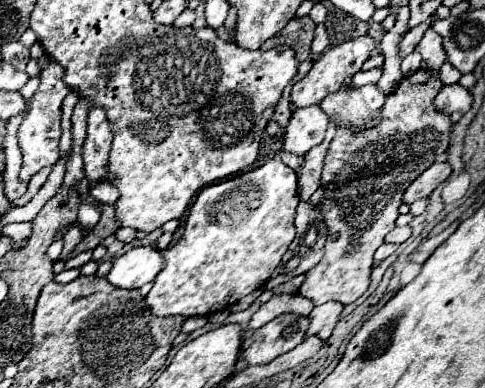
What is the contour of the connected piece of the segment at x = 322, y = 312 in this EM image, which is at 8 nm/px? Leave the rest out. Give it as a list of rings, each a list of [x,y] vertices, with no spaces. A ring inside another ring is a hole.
[[[323,303],[313,307],[309,319],[311,325],[307,329],[307,335],[319,335],[323,341],[329,339],[335,323],[339,321],[339,313],[341,313],[343,305],[341,303]]]

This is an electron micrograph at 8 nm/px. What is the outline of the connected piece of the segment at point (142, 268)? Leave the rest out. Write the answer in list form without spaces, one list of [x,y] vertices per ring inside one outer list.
[[[153,245],[133,247],[113,261],[107,281],[121,289],[139,289],[153,281],[161,269],[163,257]]]

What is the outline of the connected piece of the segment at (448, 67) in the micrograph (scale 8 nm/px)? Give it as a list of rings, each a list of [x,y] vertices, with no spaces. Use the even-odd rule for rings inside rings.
[[[445,63],[439,71],[439,79],[443,81],[443,85],[451,85],[451,83],[459,83],[459,77],[461,73],[451,65],[451,63]]]

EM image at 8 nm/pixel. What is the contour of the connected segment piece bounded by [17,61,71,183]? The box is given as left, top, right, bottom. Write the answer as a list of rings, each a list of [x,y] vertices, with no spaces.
[[[49,63],[43,71],[41,71],[41,83],[39,89],[35,91],[31,105],[27,109],[27,113],[23,115],[23,121],[17,129],[17,139],[19,139],[19,149],[23,153],[23,163],[21,163],[21,171],[19,177],[21,181],[29,181],[39,169],[47,167],[47,165],[55,165],[59,159],[59,137],[61,137],[61,101],[65,99],[65,95],[71,91],[69,85],[65,83],[65,69],[59,63]]]

